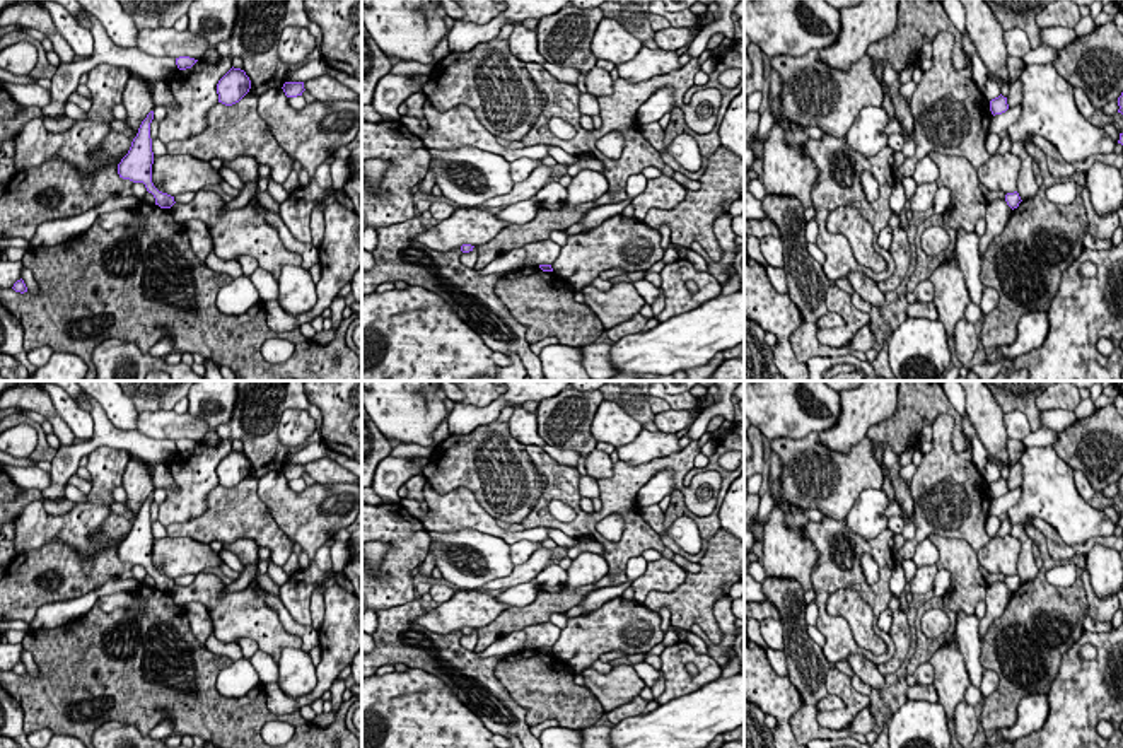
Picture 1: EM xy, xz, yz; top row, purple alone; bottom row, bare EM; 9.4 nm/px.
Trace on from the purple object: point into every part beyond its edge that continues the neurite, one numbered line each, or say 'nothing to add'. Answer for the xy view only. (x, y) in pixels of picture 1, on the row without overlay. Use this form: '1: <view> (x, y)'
nothing to add

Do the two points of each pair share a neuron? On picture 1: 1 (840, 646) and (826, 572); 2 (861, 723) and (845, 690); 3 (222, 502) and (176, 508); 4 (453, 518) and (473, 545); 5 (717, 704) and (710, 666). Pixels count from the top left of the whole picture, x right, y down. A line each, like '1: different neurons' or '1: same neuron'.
1: same neuron
2: different neurons
3: different neurons
4: different neurons
5: different neurons

